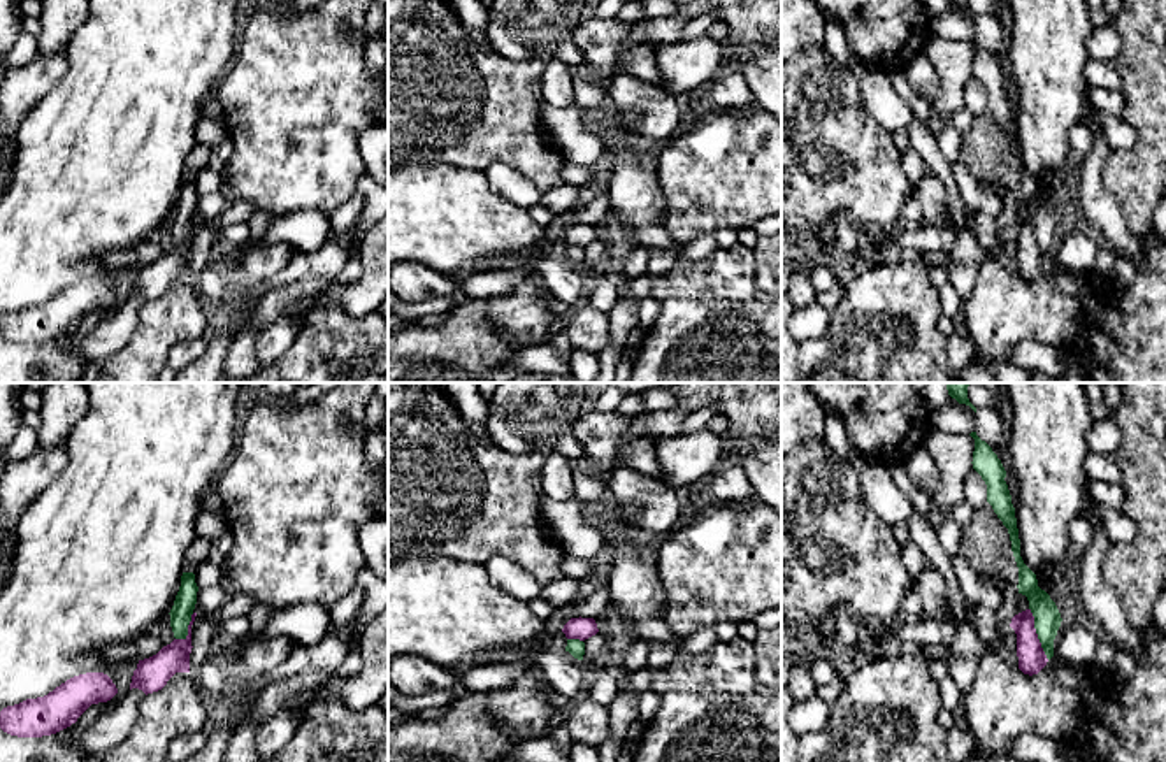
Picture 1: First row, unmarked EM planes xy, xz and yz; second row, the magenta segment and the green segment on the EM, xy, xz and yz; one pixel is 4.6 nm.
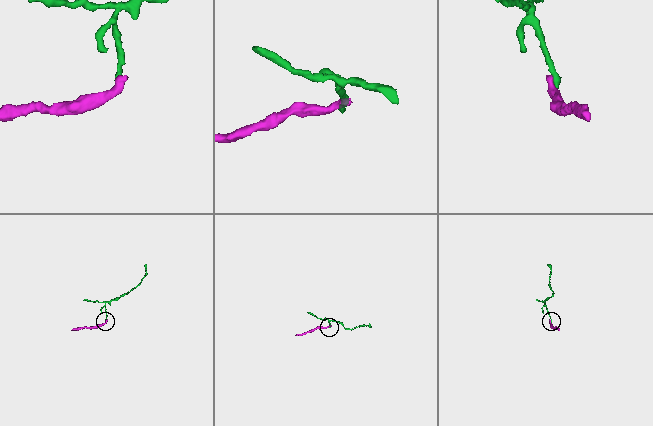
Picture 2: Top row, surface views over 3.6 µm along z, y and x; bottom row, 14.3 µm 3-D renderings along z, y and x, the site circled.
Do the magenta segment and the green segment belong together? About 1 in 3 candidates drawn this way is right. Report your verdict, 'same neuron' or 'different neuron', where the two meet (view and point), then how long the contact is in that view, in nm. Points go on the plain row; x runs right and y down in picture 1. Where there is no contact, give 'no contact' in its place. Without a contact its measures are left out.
different neuron; contact yz (1036, 241); length 260 nm

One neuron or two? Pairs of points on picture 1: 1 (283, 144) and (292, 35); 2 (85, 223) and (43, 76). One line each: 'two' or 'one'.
1: one
2: two

